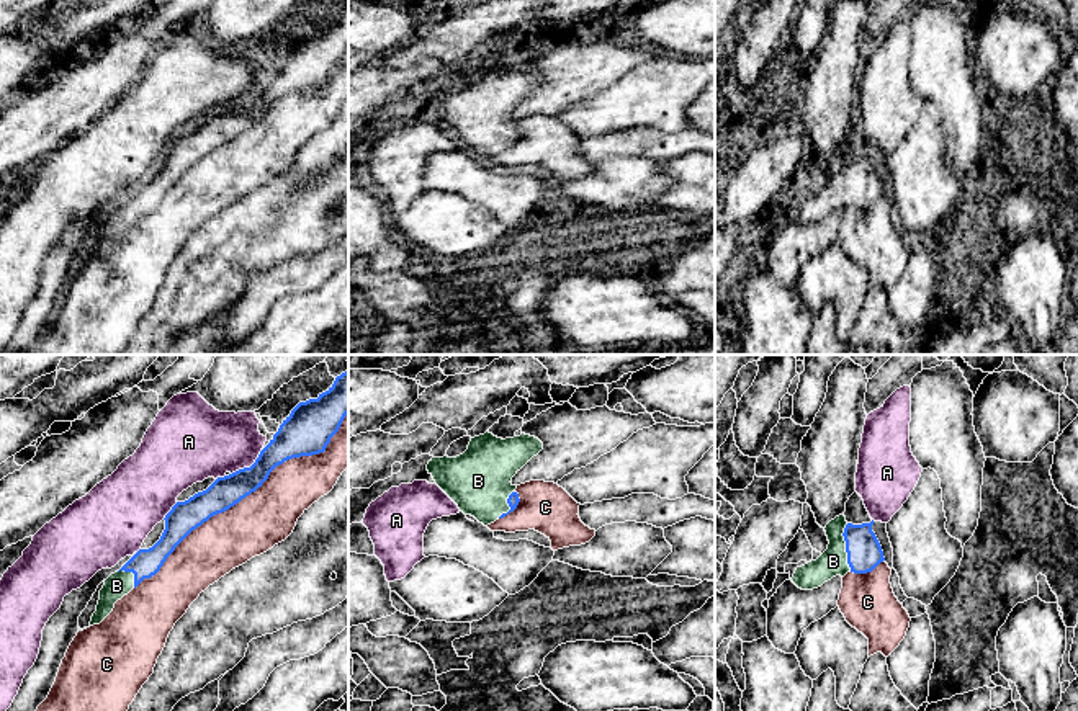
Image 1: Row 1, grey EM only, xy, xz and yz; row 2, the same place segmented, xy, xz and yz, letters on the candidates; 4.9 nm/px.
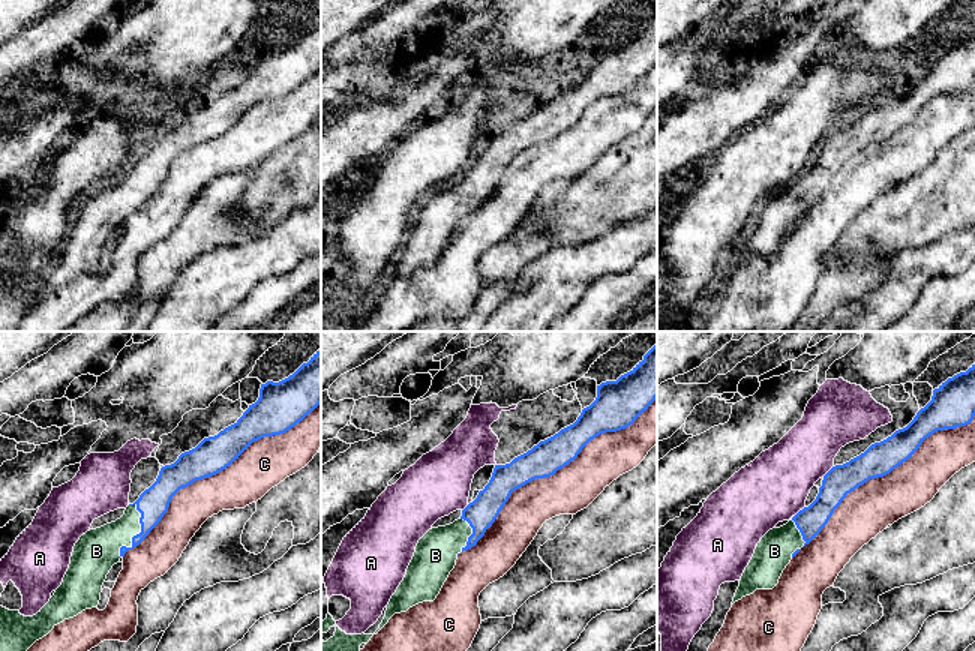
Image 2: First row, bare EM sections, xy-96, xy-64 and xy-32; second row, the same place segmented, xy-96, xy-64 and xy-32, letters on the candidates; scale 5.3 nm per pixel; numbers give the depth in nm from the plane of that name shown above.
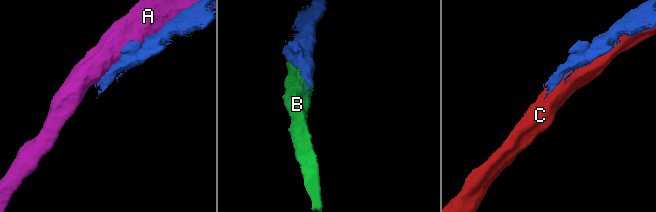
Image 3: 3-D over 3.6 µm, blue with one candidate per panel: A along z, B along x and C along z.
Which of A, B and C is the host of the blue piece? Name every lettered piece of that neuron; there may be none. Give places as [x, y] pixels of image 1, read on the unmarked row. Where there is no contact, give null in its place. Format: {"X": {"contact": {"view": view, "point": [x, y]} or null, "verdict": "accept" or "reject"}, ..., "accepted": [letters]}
{"A": {"contact": {"view": "xy", "point": [247, 102]}, "verdict": "reject"}, "B": {"contact": {"view": "yz", "point": [846, 180]}, "verdict": "accept"}, "C": {"contact": {"view": "xy", "point": [246, 129]}, "verdict": "reject"}, "accepted": ["B"]}

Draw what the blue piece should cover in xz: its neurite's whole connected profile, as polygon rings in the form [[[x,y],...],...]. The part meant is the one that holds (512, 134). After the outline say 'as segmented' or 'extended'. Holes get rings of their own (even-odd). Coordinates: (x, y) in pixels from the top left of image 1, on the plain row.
[[[486,65],[456,92],[432,92],[427,105],[460,145],[487,160],[517,142],[510,114],[541,83],[543,77],[525,67],[502,74]]]; extended

